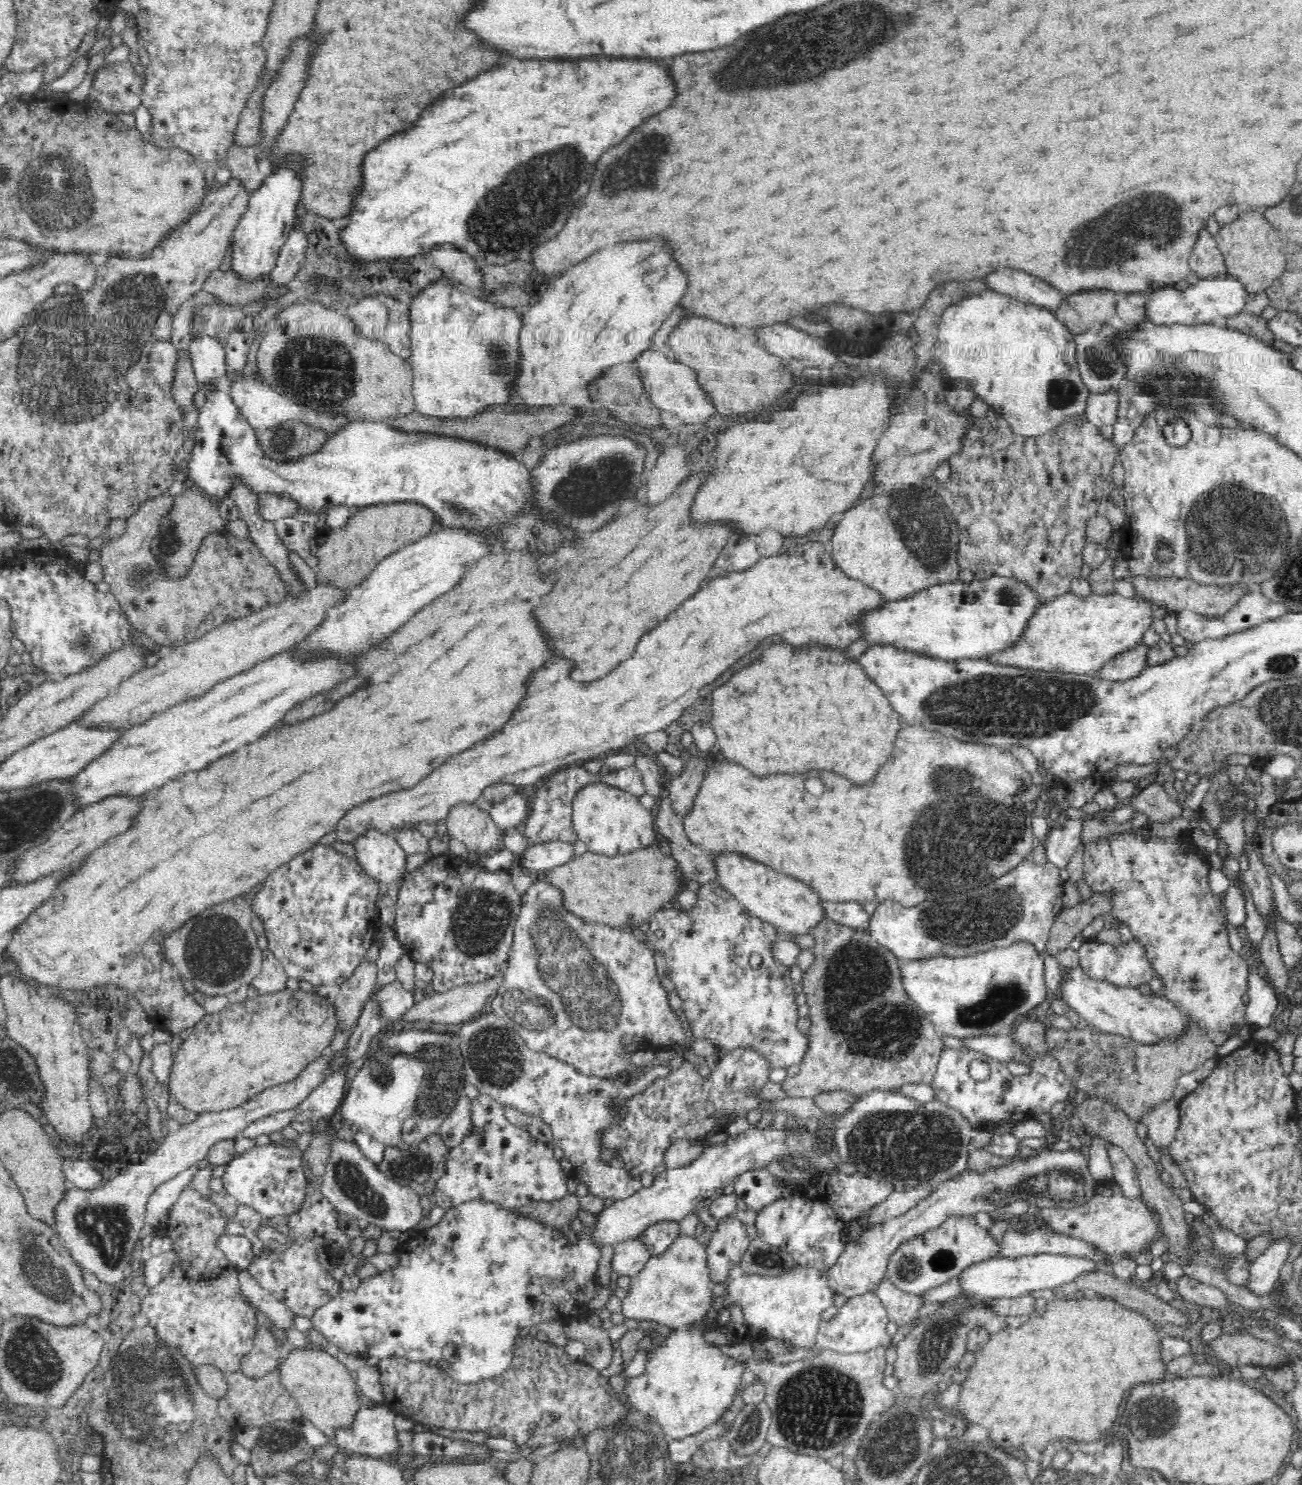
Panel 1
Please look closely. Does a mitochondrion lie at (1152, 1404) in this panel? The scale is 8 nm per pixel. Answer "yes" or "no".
yes

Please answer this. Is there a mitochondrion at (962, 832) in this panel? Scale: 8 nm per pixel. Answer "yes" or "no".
yes

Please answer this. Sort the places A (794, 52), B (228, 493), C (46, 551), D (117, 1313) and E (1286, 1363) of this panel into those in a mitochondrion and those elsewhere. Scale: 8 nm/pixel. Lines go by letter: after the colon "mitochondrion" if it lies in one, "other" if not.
A: mitochondrion
B: other
C: other
D: other
E: other

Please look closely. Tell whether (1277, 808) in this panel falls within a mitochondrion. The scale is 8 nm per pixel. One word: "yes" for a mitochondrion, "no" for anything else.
no

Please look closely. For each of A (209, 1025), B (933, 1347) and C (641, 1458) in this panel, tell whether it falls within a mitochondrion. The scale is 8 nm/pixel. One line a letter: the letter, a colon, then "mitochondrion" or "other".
A: other
B: mitochondrion
C: mitochondrion

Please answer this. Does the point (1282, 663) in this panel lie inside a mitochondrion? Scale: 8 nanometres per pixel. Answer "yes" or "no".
yes

